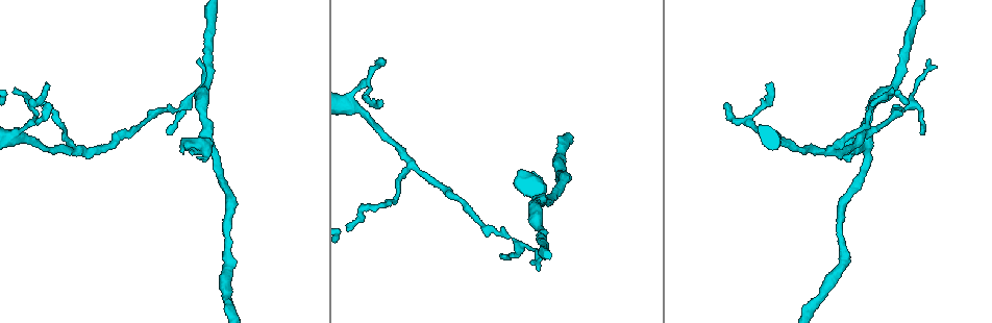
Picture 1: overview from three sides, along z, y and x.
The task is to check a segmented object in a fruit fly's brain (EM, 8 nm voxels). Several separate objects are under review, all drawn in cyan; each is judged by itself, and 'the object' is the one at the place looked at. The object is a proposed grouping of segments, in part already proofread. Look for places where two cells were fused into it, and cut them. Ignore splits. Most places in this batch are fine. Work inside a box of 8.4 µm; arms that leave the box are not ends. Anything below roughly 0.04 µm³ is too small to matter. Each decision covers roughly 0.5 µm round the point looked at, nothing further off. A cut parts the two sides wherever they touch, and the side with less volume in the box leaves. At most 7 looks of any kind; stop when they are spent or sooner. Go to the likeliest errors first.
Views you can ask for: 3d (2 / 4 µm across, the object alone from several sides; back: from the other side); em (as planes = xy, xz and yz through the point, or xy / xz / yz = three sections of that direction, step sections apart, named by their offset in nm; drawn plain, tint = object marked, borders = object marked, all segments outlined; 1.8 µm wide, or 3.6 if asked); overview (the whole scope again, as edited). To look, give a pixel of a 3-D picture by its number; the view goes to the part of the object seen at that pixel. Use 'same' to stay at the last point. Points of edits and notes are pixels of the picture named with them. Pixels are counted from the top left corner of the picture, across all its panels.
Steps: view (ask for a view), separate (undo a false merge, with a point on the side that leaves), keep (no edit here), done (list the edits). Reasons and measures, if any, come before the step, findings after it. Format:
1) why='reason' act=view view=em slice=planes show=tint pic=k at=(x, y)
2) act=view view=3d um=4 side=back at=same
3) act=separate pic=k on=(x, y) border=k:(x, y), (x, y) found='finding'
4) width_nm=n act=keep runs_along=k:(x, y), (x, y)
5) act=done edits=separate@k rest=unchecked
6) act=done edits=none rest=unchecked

why='branch point' act=view view=em slice=planes show=tint pic=1 at=(78, 153)

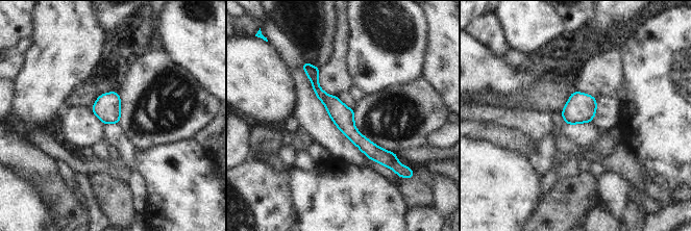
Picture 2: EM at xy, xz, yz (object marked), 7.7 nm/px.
width_nm=170 act=keep found='continuous, no second cell'

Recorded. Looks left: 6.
act=view view=em slice=planes show=tint pic=1 at=(539, 197)

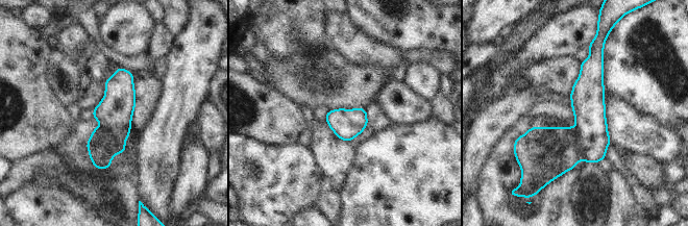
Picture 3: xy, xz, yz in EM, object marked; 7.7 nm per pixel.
act=separate pic=3 on=(549, 151) border=3:(575, 127), (582, 148), (582, 158) found='a second cell is stuck on'

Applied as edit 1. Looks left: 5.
why='sharp bend' act=view view=em slice=planes show=tint pic=1 at=(347, 106)

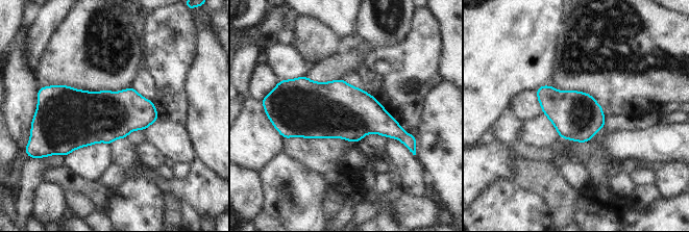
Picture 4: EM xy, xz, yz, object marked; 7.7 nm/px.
act=keep found='continuous, no second cell'

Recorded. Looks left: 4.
act=done edits=separate@3 rest=unchecked

